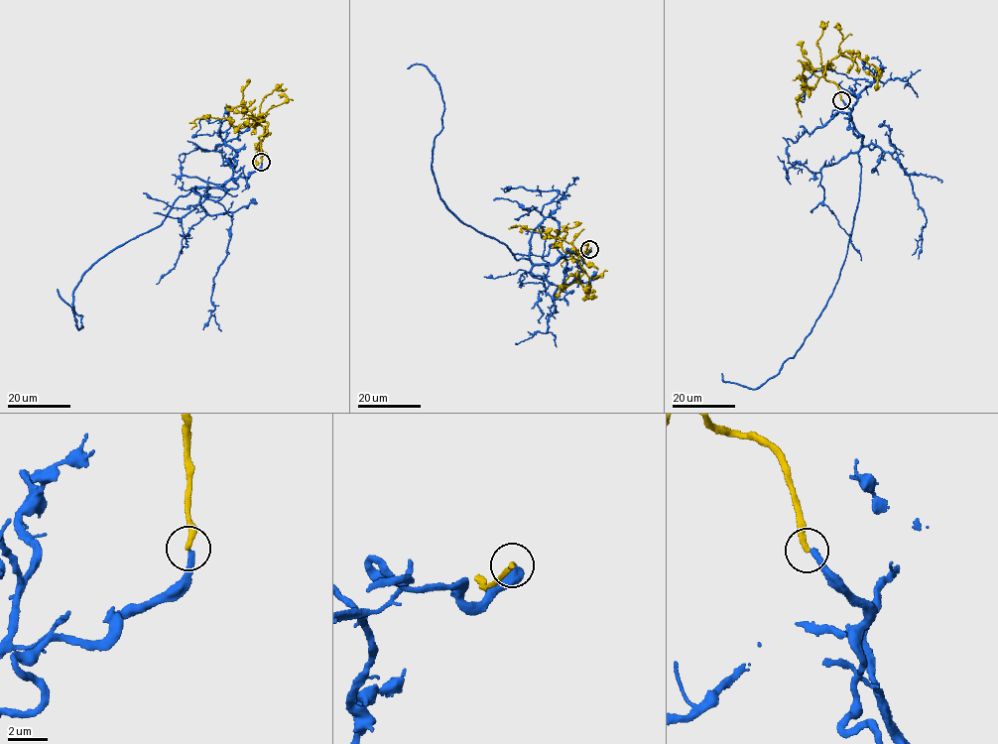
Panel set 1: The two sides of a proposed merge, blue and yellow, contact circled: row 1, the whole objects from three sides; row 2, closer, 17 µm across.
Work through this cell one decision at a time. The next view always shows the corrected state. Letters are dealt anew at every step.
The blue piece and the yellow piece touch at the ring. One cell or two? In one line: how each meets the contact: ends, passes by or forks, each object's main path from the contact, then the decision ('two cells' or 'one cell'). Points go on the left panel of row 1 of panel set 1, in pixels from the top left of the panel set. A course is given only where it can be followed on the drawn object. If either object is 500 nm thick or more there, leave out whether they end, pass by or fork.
blue ends there; yellow ends there; blue runs (261, 162), (246, 178), (181, 195), (159, 225), (84, 273), (72, 303), (83, 326), (57, 289); yellow runs (261, 162), (258, 137), (267, 132), (265, 122), (234, 127), (225, 118), (206, 116), (193, 121), (190, 129); two cells

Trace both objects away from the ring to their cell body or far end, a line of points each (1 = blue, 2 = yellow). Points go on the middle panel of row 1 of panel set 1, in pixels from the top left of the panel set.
1: (589, 250), (553, 264), (517, 260), (448, 208), (432, 170), (444, 107), (439, 84), (428, 67), (407, 68)
2: (589, 249), (586, 254), (581, 249), (583, 245), (587, 244), (584, 253), (577, 253), (561, 239), (512, 226)

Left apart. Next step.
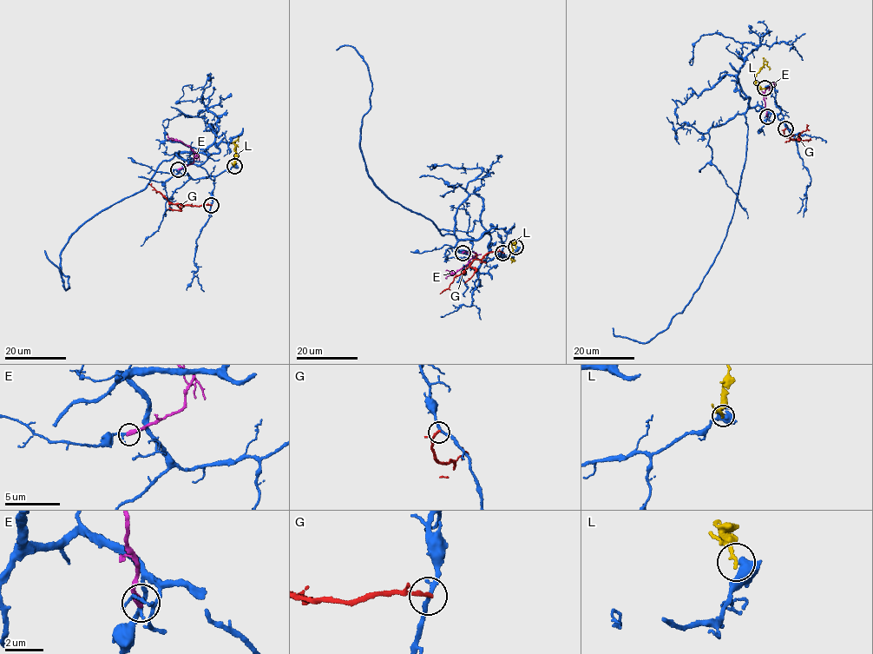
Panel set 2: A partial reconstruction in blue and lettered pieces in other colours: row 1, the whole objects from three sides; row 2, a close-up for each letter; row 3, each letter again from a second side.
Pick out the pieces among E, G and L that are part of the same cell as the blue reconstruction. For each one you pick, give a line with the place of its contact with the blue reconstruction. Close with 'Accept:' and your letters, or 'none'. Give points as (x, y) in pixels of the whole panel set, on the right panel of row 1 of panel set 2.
Accept: none

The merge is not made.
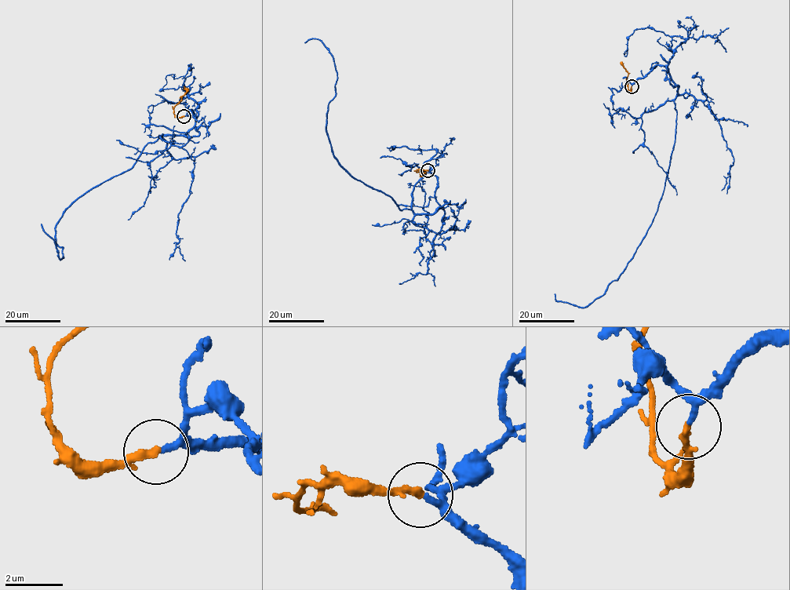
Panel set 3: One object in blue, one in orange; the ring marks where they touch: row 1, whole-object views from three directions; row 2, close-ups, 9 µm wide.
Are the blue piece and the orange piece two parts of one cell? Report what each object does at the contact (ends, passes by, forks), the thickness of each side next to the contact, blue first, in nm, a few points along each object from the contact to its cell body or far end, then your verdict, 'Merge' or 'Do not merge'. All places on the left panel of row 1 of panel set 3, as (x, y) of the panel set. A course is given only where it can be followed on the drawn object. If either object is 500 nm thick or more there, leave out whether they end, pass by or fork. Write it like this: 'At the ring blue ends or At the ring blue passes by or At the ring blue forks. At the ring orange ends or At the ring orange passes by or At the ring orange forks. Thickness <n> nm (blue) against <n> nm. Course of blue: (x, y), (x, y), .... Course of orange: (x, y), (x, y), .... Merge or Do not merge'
At the ring blue passes by. At the ring orange ends. Thickness 150 nm (blue) against 280 nm. Course of blue: (184, 116), (195, 118), (184, 134), (149, 142), (65, 209), (55, 236), (63, 257), (41, 223). Course of orange: (183, 116), (176, 117), (174, 107), (186, 92), (184, 86). Merge

